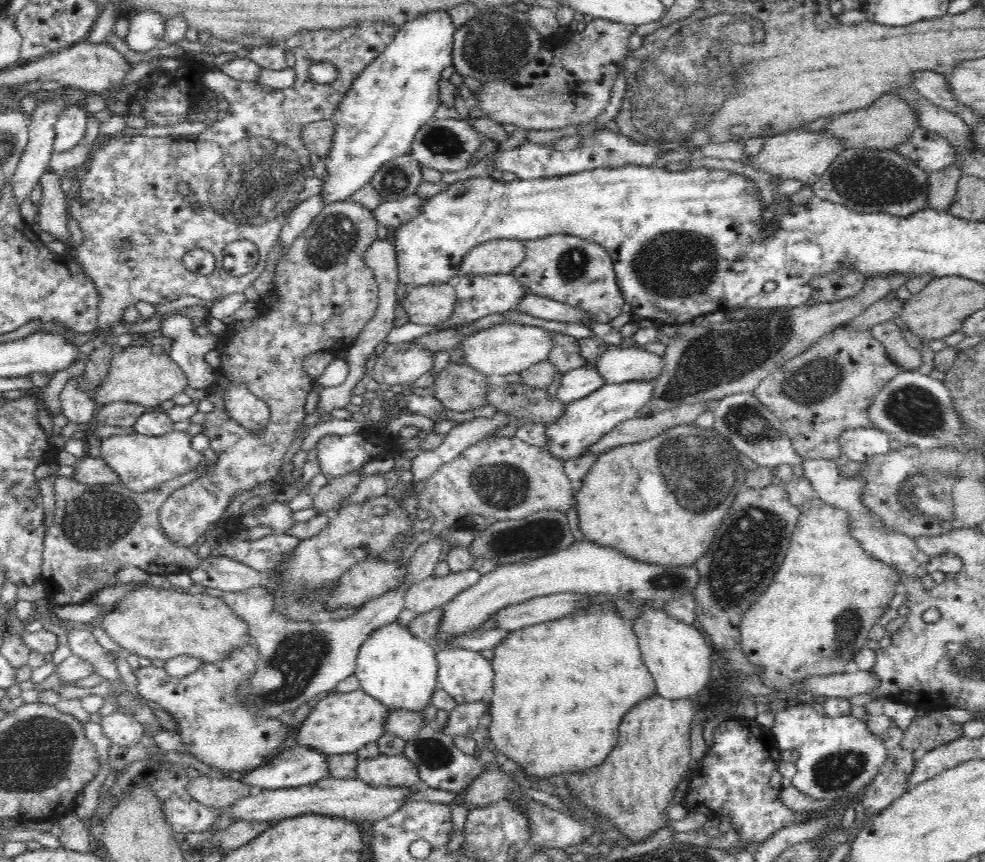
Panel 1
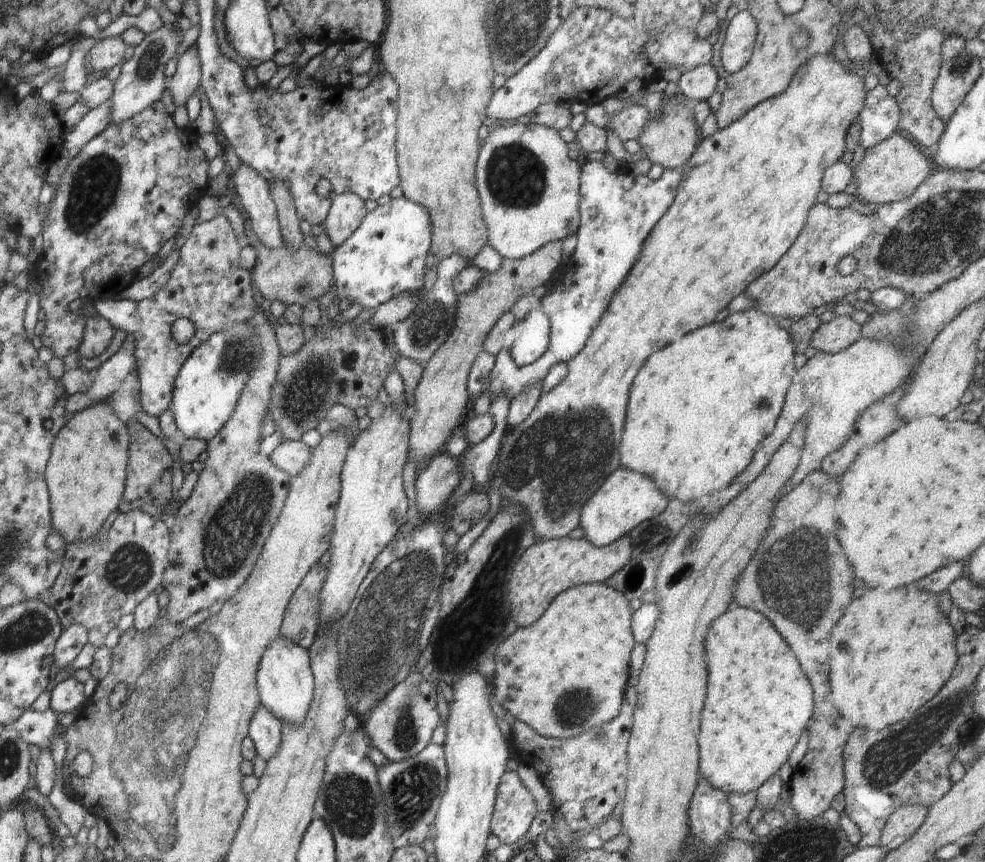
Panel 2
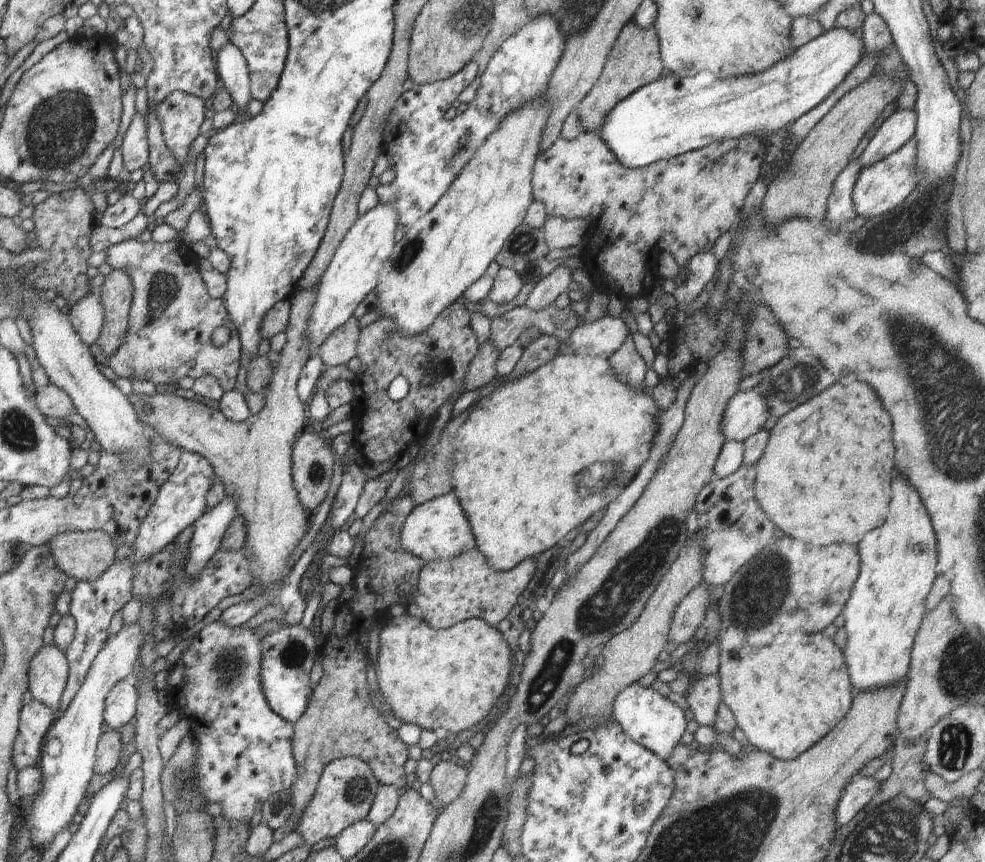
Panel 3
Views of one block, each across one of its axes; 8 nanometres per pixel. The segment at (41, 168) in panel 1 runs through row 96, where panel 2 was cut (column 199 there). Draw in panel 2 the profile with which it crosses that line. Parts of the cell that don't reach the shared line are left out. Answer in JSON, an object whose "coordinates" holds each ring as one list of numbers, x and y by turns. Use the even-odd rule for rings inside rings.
{"coordinates":[[190,47,178,57,176,72,166,82,166,88,172,93,176,106,184,105,201,85,201,62,197,49]]}

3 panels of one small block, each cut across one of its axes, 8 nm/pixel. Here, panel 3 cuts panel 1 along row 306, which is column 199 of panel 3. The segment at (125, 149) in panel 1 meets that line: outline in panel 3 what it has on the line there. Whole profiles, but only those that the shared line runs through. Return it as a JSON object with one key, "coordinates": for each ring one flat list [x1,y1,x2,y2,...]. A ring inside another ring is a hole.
{"coordinates":[[182,91,173,92,157,106,157,117,166,146,184,172,190,144,205,120,204,101]]}

